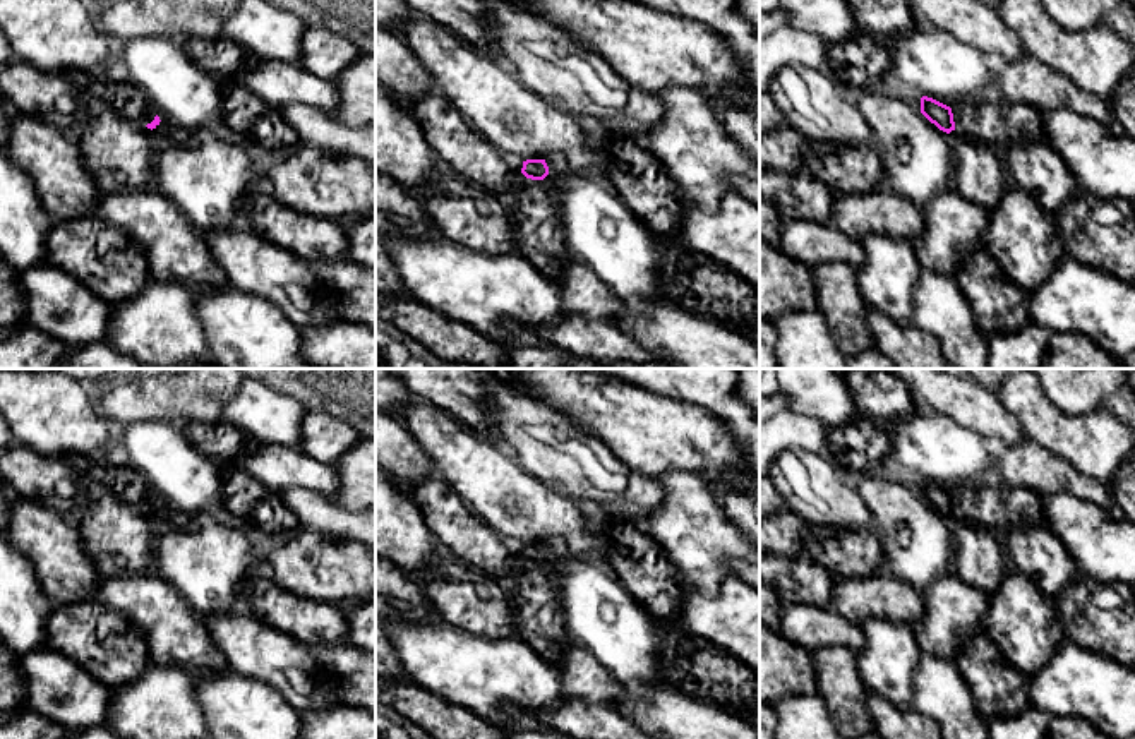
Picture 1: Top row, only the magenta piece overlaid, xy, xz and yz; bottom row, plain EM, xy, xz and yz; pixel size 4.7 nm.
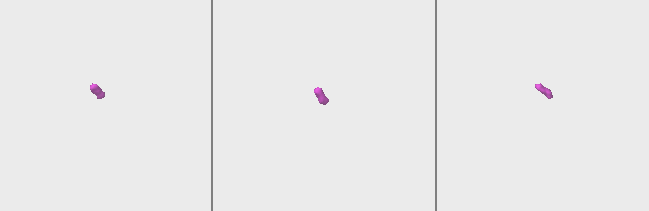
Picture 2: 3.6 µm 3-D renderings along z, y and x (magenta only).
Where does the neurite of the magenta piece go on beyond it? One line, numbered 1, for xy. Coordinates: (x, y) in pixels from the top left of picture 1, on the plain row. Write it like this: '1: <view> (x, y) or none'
1: xy (144, 498)

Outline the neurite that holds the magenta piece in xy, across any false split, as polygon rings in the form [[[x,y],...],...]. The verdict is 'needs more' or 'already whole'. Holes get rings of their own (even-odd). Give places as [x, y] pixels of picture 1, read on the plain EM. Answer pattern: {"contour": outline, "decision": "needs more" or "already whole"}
{"contour": [[[139,480],[132,499],[139,508],[146,509],[151,514],[156,513],[161,506],[153,489],[144,480]]], "decision": "needs more"}

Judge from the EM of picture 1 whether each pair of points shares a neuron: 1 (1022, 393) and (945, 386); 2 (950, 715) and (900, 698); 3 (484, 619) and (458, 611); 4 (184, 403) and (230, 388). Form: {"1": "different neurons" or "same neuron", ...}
{"1": "different neurons", "2": "different neurons", "3": "same neuron", "4": "same neuron"}

